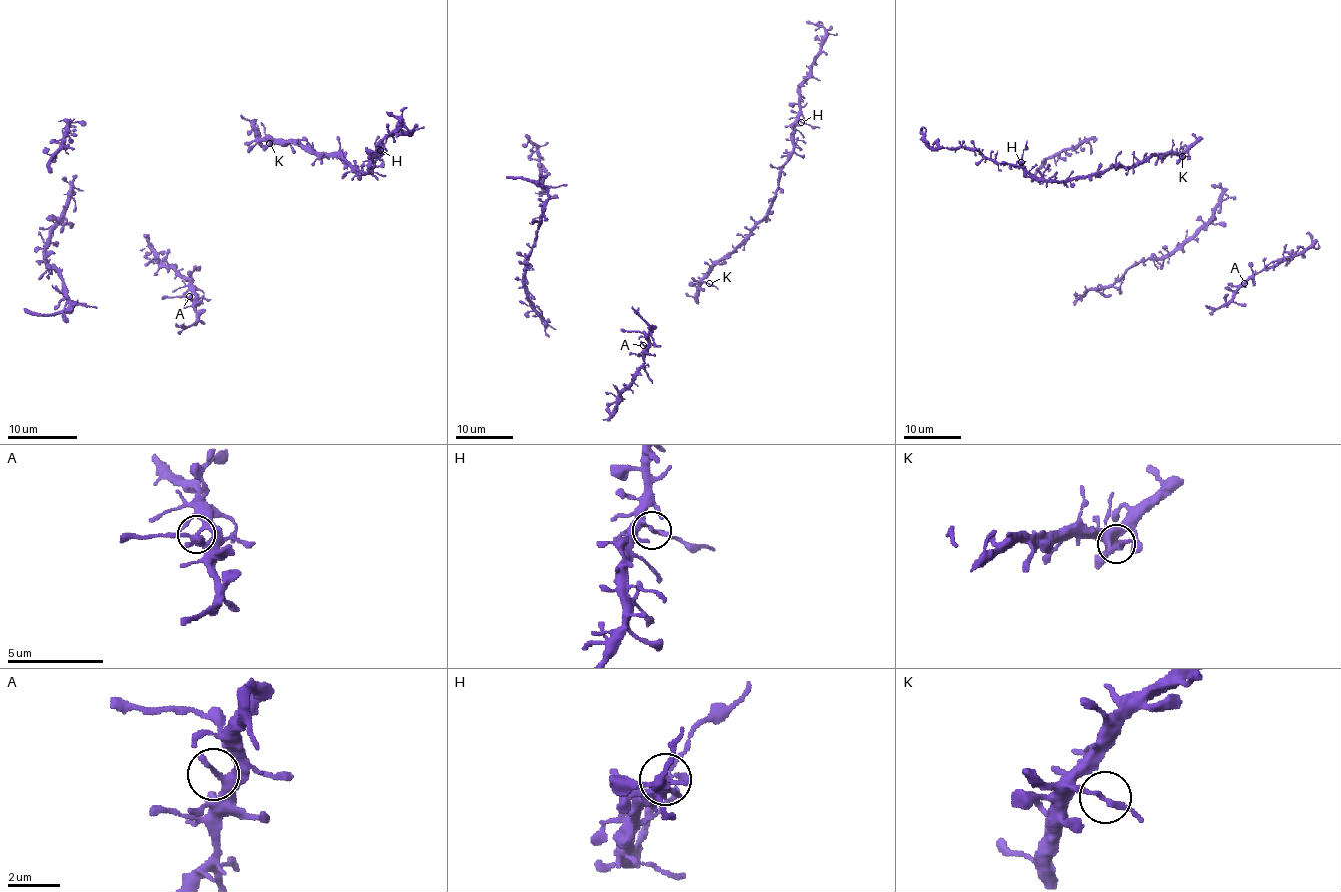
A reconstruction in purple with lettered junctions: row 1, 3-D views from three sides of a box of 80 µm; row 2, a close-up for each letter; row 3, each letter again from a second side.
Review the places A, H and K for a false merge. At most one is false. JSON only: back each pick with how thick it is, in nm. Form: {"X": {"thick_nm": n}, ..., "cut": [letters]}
{"H": {"thick_nm": 220}, "cut": ["H"]}

